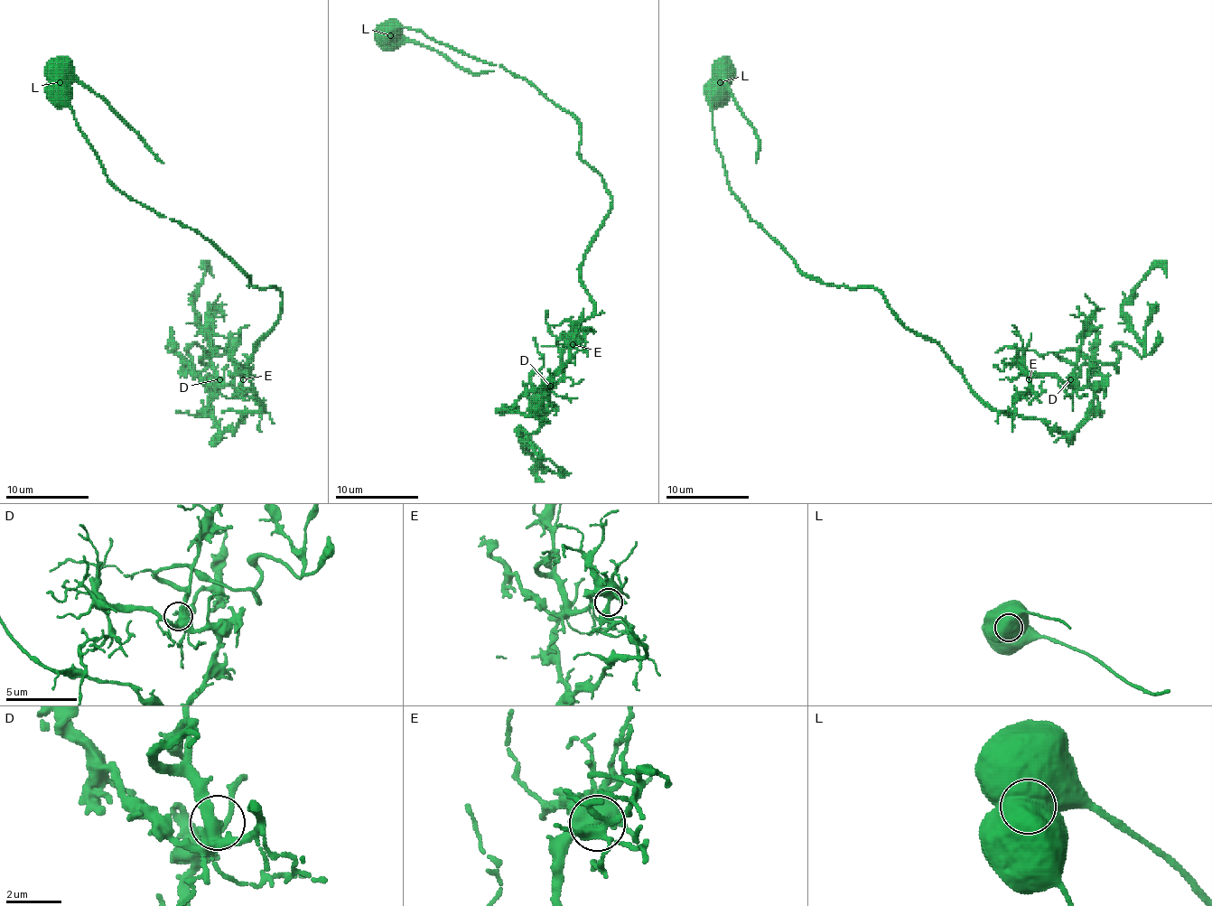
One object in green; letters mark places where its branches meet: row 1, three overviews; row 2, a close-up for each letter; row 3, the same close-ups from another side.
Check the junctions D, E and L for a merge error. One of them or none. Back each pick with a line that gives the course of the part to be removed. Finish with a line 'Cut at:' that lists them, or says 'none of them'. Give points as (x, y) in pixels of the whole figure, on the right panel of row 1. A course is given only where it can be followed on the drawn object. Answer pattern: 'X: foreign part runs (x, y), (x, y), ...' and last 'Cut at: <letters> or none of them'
L: foreign part runs (721, 81), (727, 86), (758, 140), (756, 163)
Cut at: L

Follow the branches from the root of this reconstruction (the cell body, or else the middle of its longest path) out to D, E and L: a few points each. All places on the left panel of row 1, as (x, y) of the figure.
D: (270, 331), (249, 365), (249, 381), (264, 411), (251, 411), (219, 434), (211, 406), (219, 379)
E: (270, 331), (249, 365), (249, 381), (264, 411), (251, 411), (219, 434), (211, 392), (232, 375), (243, 379)
L: (270, 331), (282, 294), (249, 285), (195, 229), (130, 200), (107, 177), (60, 81)

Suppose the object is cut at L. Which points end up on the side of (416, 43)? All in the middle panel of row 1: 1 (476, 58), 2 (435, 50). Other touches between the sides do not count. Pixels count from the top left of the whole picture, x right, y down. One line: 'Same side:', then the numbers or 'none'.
Same side: 2

